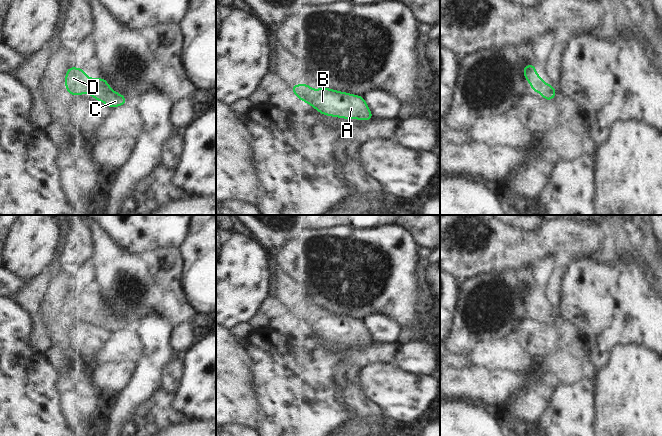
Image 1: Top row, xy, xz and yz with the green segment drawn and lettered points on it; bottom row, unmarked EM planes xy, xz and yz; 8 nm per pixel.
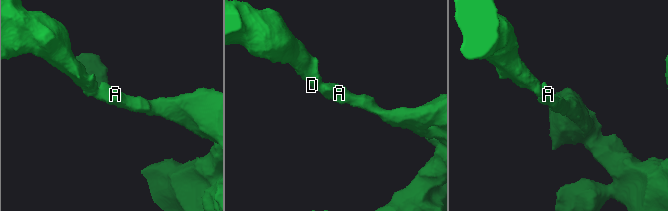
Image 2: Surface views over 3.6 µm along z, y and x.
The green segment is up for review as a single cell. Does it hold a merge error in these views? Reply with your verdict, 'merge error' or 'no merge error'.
no merge error

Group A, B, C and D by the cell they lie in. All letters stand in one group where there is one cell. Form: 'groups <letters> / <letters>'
groups A B C D

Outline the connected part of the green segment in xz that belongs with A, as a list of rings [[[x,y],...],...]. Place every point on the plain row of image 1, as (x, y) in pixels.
[[[295,308],[291,310],[291,314],[301,325],[325,340],[361,345],[374,342],[363,320],[330,312],[317,312],[312,315],[311,308]]]

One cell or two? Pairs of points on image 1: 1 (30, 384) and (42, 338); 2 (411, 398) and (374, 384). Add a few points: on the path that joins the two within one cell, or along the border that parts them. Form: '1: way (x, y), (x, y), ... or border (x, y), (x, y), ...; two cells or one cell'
1: border (32, 329), (31, 345), (38, 351), (53, 354); two cells
2: way (402, 394), (383, 384); one cell

